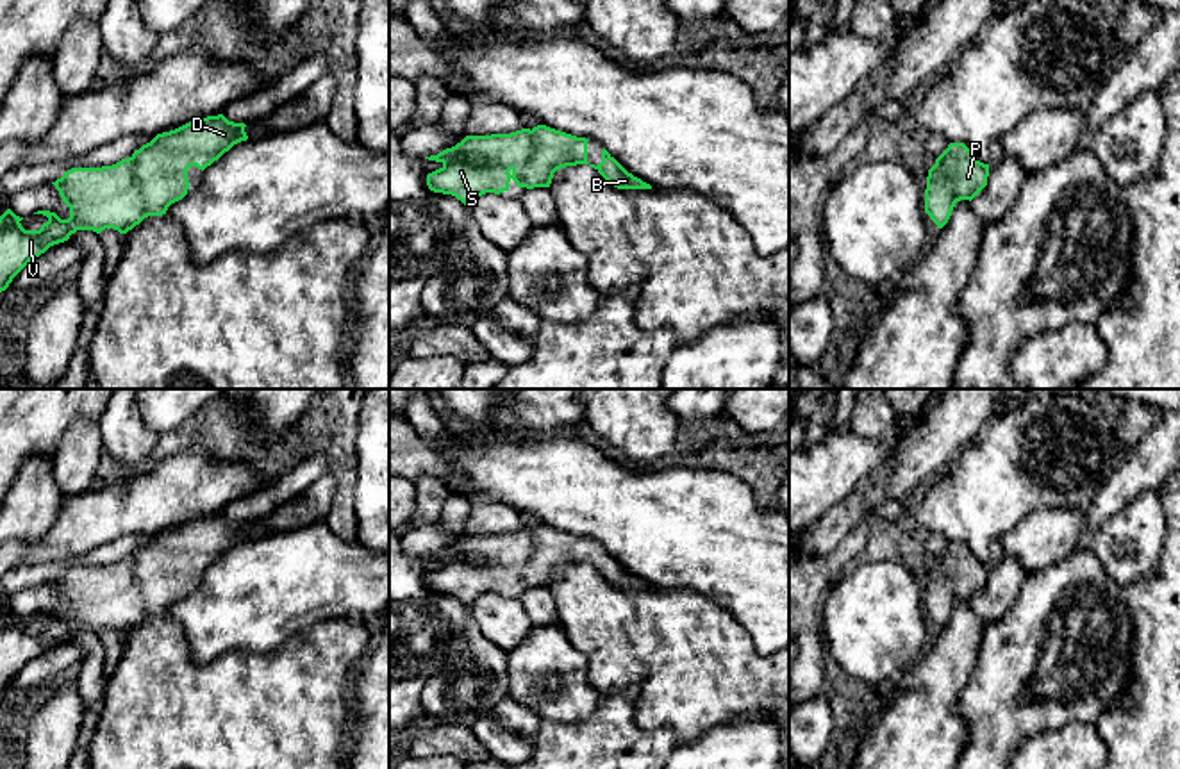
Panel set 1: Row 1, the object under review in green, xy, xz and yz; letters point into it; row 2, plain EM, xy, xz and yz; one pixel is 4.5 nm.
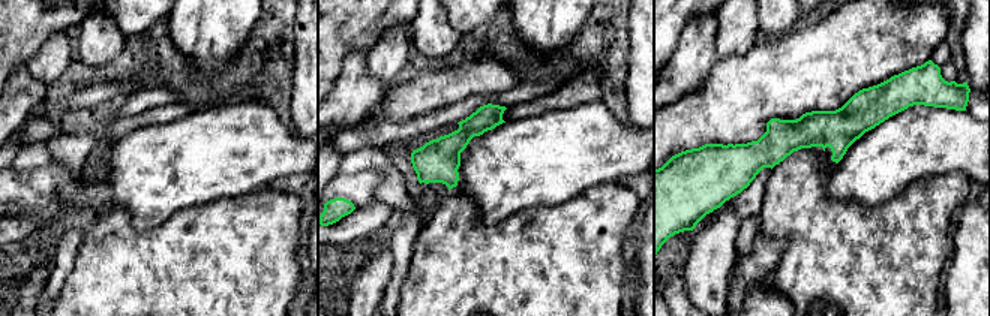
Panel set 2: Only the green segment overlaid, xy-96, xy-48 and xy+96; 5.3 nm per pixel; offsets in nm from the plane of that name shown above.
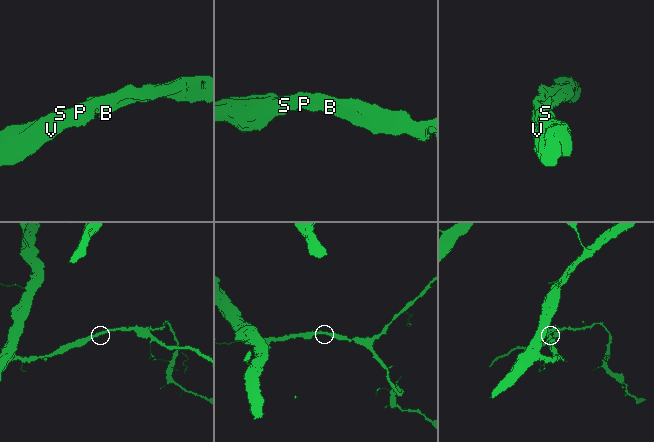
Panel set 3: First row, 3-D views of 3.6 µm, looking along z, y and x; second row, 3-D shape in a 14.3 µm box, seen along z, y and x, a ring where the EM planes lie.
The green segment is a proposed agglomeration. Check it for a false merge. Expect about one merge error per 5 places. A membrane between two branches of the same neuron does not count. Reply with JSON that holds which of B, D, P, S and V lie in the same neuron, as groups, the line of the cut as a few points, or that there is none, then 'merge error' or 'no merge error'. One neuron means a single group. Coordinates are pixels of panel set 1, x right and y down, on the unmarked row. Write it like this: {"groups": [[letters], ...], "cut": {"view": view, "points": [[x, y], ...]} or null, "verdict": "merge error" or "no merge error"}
{"groups": [["B", "D", "P", "S", "V"]], "cut": null, "verdict": "no merge error"}

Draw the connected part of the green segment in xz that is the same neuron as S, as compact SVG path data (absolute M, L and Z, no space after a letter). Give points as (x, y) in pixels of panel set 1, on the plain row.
M537 525L532 530L521 528L511 533L491 535L466 535L452 548L437 555L425 557L441 562L443 566L427 575L427 585L434 592L452 594L466 607L486 594L500 594L509 591L509 582L514 580L518 587L550 587L553 573L566 566L589 564L587 541L546 525Z

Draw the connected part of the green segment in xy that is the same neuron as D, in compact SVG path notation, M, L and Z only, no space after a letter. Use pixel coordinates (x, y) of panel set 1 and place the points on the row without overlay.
M223 514L193 519L175 530L157 533L150 542L136 550L129 558L102 567L71 567L52 582L62 601L70 607L70 617L61 619L55 612L37 610L48 617L39 630L25 630L20 616L7 608L0 616L0 692L12 678L50 646L64 642L77 630L100 633L114 628L127 633L148 616L162 616L168 607L187 594L187 569L205 569L234 544L246 541L245 523L229 521Z

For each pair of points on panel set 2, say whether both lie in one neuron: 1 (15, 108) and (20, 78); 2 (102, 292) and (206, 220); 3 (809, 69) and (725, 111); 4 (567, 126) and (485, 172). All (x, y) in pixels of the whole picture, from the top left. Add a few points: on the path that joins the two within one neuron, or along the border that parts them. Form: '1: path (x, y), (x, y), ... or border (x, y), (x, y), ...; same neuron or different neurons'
1: path (17, 101), (20, 86); same neuron
2: path (128, 292), (134, 292), (180, 246); same neuron
3: path (788, 75), (746, 92); same neuron
4: path (546, 147), (531, 162), (506, 169); same neuron

